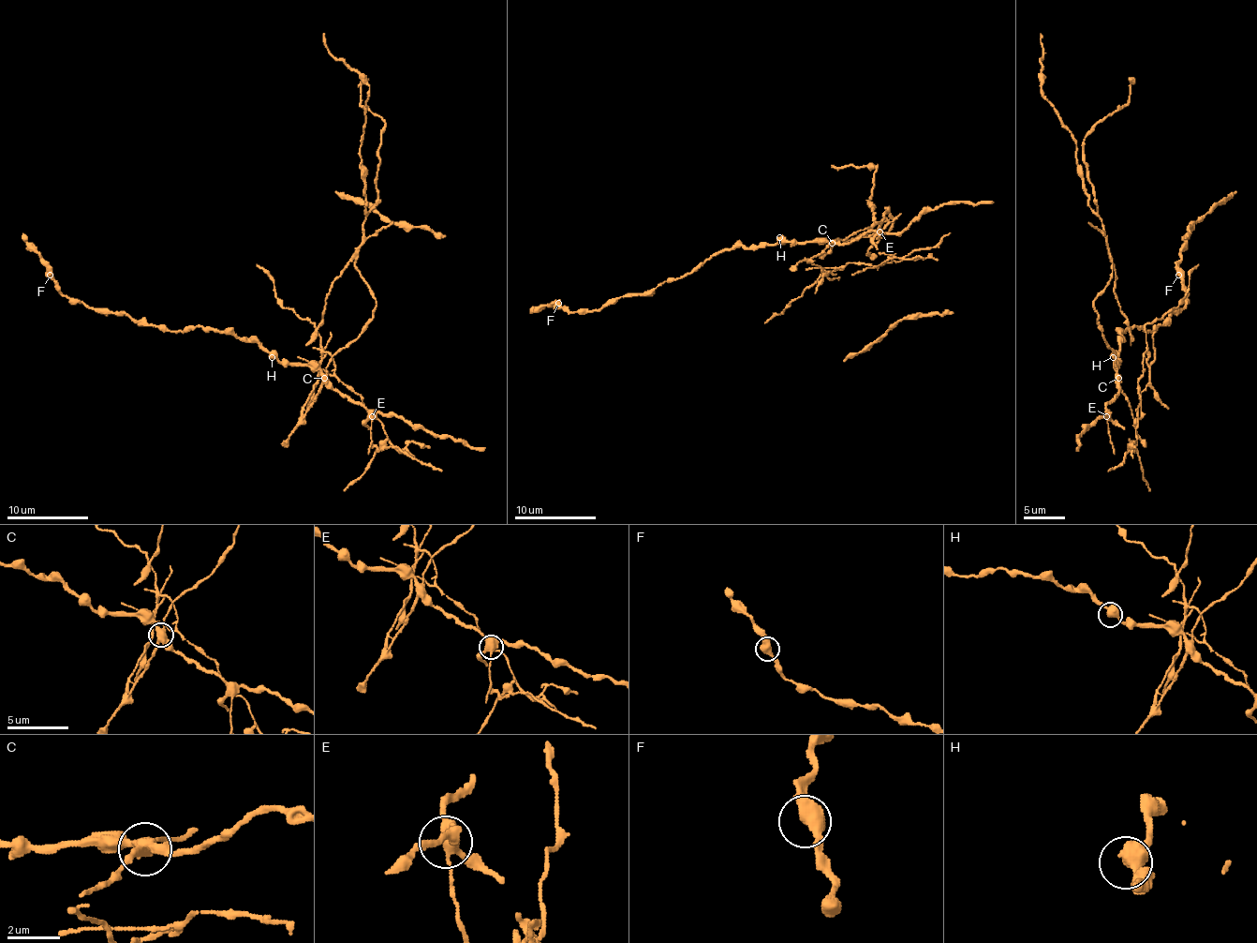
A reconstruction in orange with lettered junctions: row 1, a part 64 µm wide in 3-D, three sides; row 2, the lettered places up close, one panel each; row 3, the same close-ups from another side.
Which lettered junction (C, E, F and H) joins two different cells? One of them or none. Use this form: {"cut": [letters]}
{"cut": ["C"]}

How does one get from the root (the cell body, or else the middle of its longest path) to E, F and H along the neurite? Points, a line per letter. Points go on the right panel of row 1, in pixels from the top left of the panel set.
E: (1115, 357), (1118, 392), (1106, 404), (1106, 416)
F: (1115, 357), (1116, 373), (1116, 354), (1125, 330), (1133, 326), (1154, 330), (1184, 307), (1187, 293), (1178, 275)
H: (1115, 357), (1116, 373), (1116, 361), (1113, 357)

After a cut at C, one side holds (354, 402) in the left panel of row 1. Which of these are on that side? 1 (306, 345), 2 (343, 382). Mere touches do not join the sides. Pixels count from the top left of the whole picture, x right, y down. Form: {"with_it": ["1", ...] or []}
{"with_it": []}

